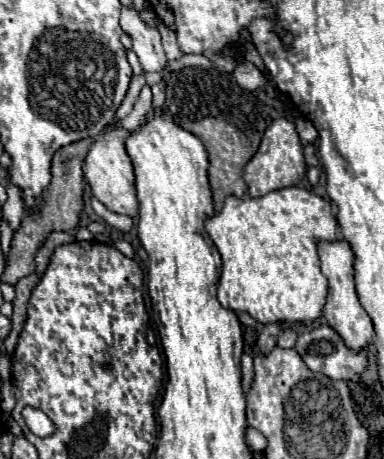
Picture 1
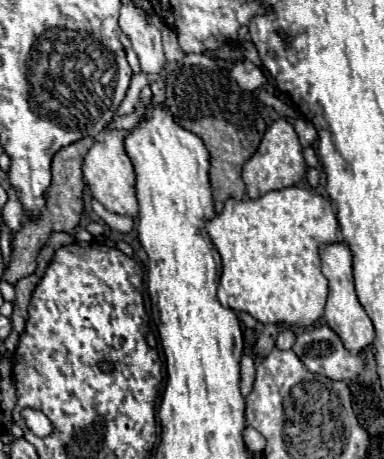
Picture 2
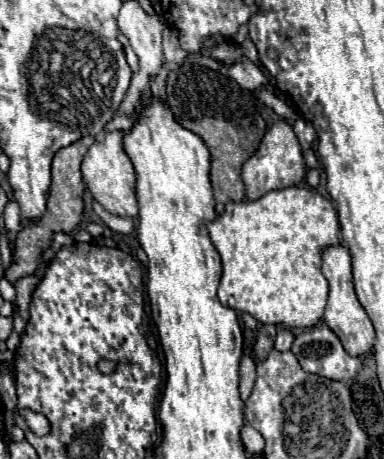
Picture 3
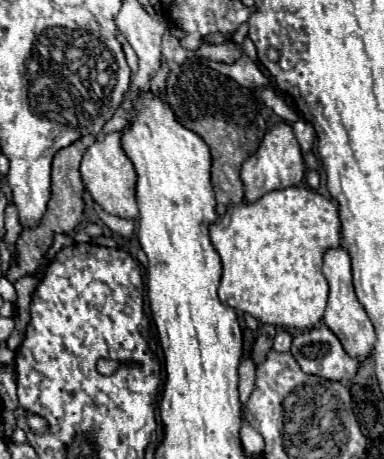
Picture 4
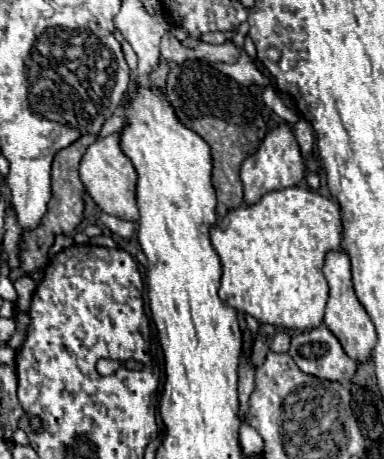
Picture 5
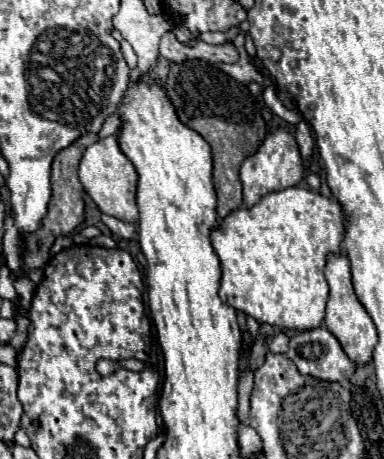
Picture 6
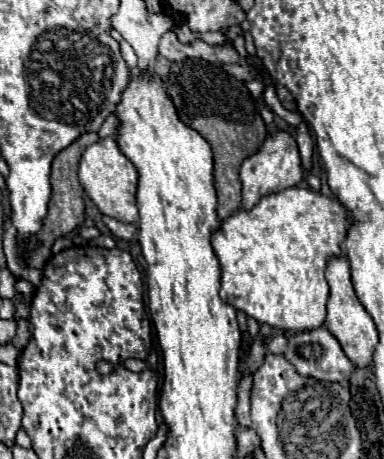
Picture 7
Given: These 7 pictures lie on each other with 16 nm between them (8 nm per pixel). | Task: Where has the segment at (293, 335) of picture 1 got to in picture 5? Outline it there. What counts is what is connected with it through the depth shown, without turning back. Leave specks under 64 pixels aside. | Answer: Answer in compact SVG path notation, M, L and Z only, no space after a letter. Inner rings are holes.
M278 332L274 342L272 342L272 350L274 352L288 352L288 348L290 348L290 334Z

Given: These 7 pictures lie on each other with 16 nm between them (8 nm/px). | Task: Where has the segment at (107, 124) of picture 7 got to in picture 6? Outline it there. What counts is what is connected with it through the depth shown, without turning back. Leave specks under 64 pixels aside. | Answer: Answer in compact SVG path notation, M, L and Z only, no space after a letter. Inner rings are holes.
M116 112L116 114L112 114L106 122L104 122L104 126L102 126L102 130L100 130L100 138L106 138L106 136L110 136L110 134L116 134L118 130L122 128L122 118L120 118L120 112Z

